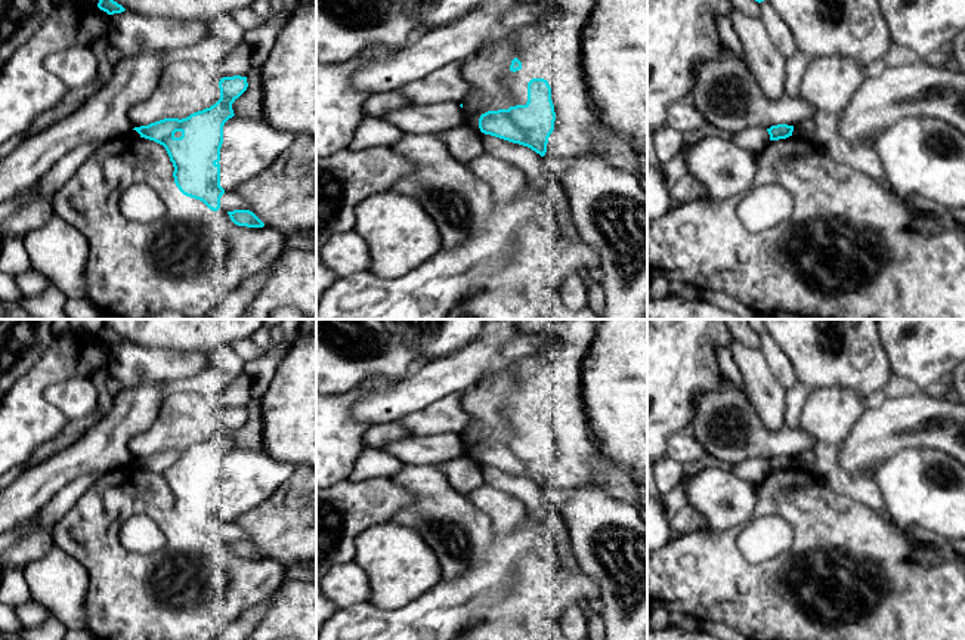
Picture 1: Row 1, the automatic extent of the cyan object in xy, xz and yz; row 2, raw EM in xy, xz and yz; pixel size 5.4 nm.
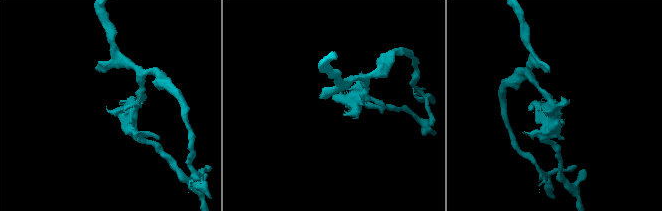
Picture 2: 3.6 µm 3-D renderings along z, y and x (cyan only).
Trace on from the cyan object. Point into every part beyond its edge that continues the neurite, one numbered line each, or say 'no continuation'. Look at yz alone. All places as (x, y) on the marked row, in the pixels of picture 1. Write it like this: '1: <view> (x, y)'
1: yz (727, 96)

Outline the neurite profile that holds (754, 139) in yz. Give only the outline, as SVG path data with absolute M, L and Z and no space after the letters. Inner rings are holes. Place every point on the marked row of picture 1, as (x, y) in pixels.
M748 127L733 135L732 139L734 140L736 145L758 155L765 148L765 145L770 142L770 135L767 129Z

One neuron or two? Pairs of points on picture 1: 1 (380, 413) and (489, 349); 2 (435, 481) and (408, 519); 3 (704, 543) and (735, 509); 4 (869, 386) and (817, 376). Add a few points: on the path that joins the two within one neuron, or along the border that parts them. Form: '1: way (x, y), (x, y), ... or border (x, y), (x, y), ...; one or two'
1: way (407, 395), (414, 393), (442, 376), (463, 370); one
2: way (432, 489), (432, 495), (417, 510); one
3: border (707, 526), (711, 529), (735, 529); two
4: way (856, 380), (850, 376), (831, 376); one

